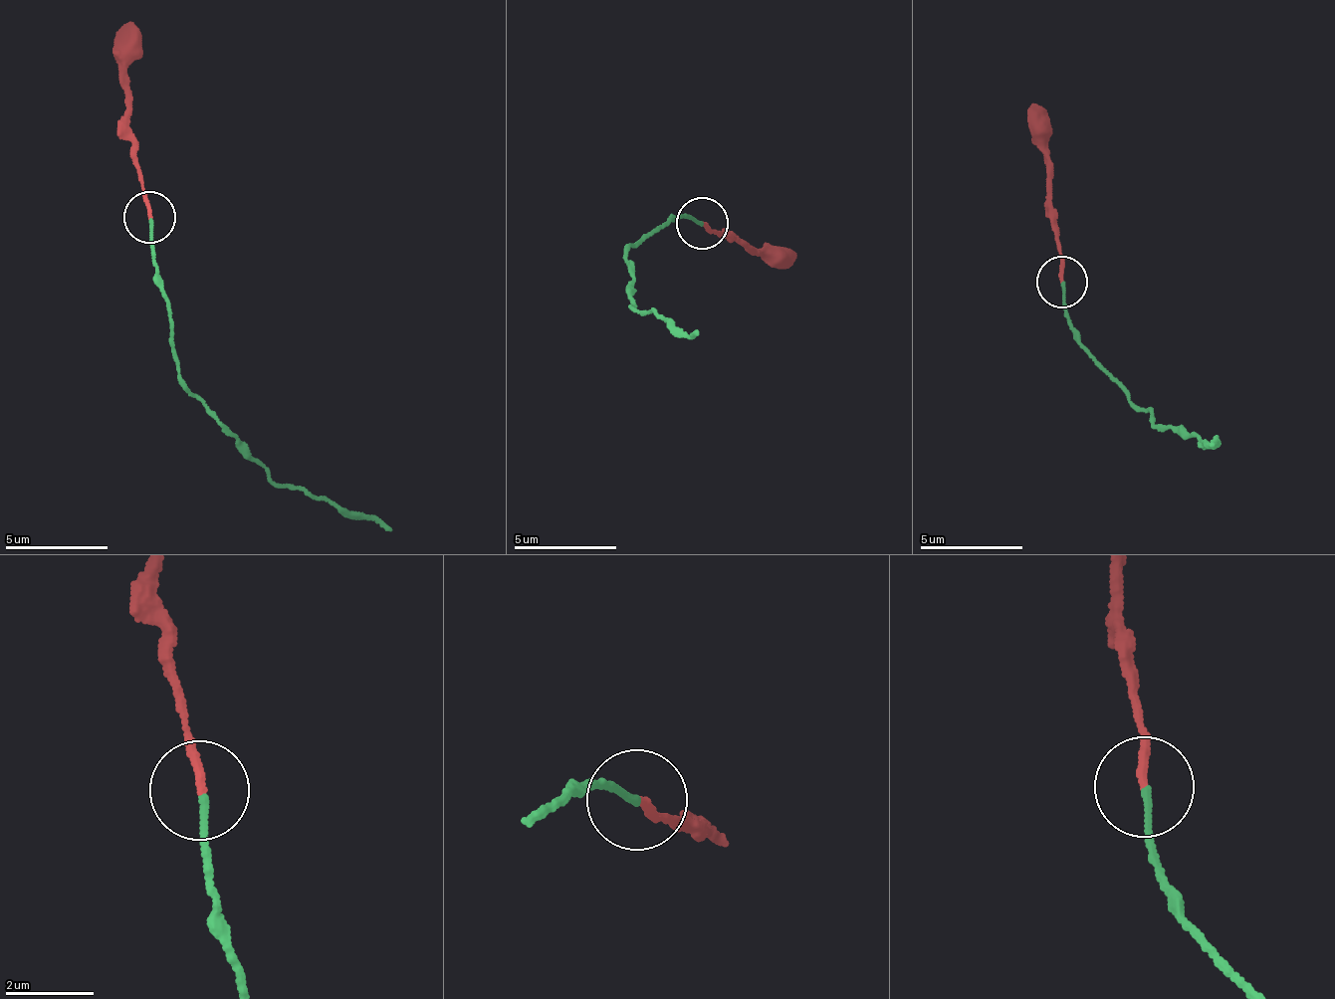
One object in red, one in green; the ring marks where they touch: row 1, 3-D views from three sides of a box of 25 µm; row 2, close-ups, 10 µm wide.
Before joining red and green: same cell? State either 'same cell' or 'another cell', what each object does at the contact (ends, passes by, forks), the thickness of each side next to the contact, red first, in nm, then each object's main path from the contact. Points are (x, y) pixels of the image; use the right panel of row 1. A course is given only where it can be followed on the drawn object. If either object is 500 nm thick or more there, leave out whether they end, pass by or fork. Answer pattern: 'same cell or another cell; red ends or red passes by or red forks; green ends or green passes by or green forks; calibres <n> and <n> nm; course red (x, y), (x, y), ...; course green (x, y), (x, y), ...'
same cell; red ends; green ends; calibres 180 and 150 nm; course red (1061, 281), (1052, 163), (1029, 105); course green (1061, 286), (1075, 340), (1095, 367), (1146, 409), (1157, 425), (1198, 436), (1206, 445), (1198, 440), (1213, 446)

